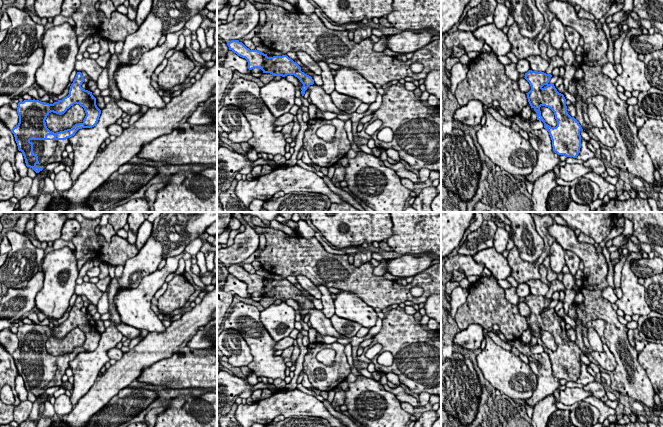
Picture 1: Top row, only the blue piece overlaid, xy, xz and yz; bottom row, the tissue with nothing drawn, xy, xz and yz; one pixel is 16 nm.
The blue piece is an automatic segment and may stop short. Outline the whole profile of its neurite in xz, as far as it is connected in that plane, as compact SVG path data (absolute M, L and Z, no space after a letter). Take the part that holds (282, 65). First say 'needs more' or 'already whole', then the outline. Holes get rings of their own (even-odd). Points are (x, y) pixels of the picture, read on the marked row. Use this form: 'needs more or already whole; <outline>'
already whole; M231 40L227 45L229 50L247 60L249 70L259 68L263 73L270 73L274 76L294 75L297 77L303 84L301 88L302 96L304 96L307 88L314 84L312 77L302 72L301 67L287 55L268 57L267 54L256 49L250 50L238 40Z

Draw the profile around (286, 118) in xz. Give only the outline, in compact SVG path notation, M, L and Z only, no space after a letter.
M290 112L285 113L282 116L276 118L276 121L274 122L274 126L275 127L284 126L284 125L286 125L286 124L288 124L290 122L293 122L293 119L294 119L293 114L291 114Z

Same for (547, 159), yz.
M545 128L538 131L534 138L538 145L537 163L533 171L524 176L525 183L530 181L532 184L561 162L559 155L553 151L551 137Z

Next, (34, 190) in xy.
M43 169L33 179L33 183L32 183L32 186L31 186L30 191L29 191L32 195L34 195L34 196L39 195L39 183L40 183L40 180L45 179L47 177L48 173L49 173L48 170Z

